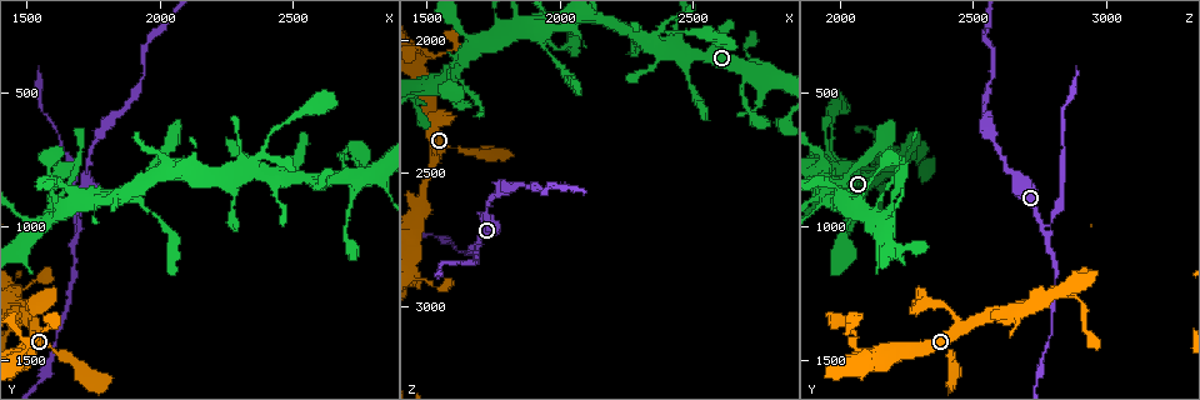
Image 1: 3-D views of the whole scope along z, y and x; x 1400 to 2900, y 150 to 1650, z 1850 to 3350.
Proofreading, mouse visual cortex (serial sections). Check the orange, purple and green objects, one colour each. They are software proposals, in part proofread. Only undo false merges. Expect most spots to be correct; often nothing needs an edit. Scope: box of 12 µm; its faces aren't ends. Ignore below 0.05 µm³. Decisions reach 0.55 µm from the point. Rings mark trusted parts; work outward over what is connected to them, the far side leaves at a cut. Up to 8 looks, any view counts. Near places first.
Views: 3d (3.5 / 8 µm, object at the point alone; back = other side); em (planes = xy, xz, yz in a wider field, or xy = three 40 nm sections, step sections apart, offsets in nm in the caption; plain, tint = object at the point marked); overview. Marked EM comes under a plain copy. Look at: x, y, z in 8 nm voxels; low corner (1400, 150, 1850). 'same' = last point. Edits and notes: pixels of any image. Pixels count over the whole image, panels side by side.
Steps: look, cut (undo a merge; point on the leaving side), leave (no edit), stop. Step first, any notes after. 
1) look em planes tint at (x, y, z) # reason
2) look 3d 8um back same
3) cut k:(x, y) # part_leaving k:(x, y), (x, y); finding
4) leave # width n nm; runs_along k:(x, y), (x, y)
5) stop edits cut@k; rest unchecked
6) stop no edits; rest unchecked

look 3d 3.5um at (1640, 850, 2180)

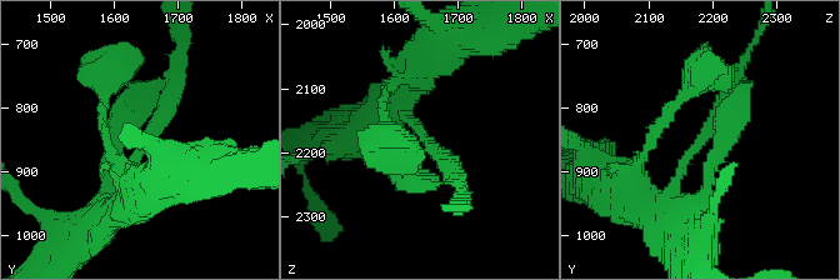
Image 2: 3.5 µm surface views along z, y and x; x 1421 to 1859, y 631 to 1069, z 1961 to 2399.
look em xy step 1 tint at (1650, 855, 2180) # arm_widths 200, 250 nm

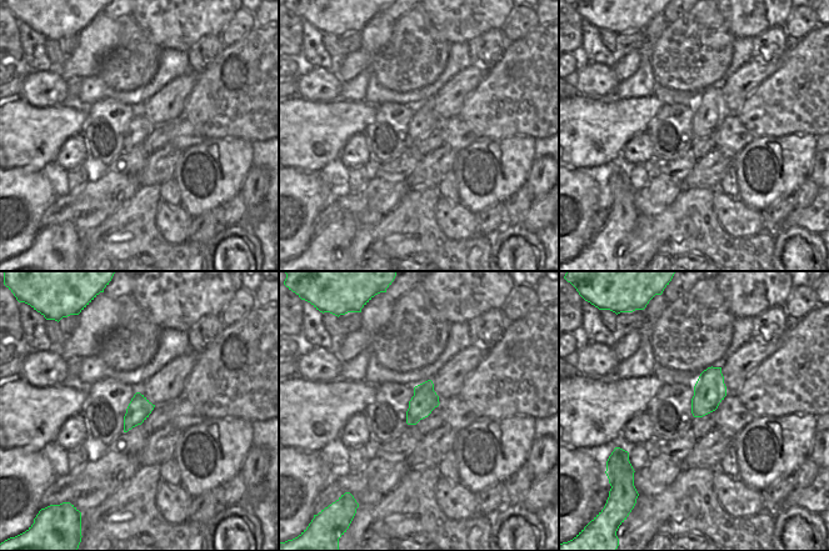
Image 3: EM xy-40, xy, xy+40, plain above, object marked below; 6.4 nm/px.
leave # width 160 nm; runs_along 2:(656, 204), (736, 78); one cell here

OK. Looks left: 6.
look 3d 3.5um at (1600, 1380, 2050)

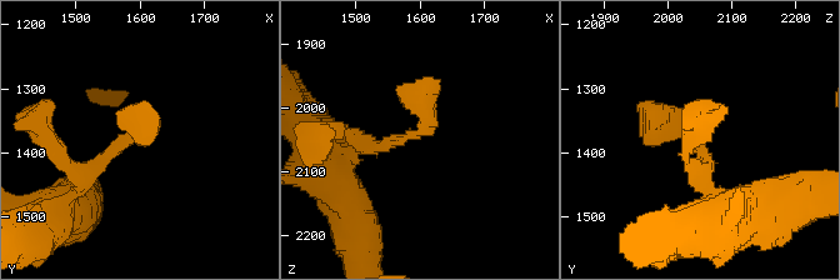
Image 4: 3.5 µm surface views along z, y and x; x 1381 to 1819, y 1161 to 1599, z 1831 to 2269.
look em planes tint at (1585, 1370, 2040) # now the EM

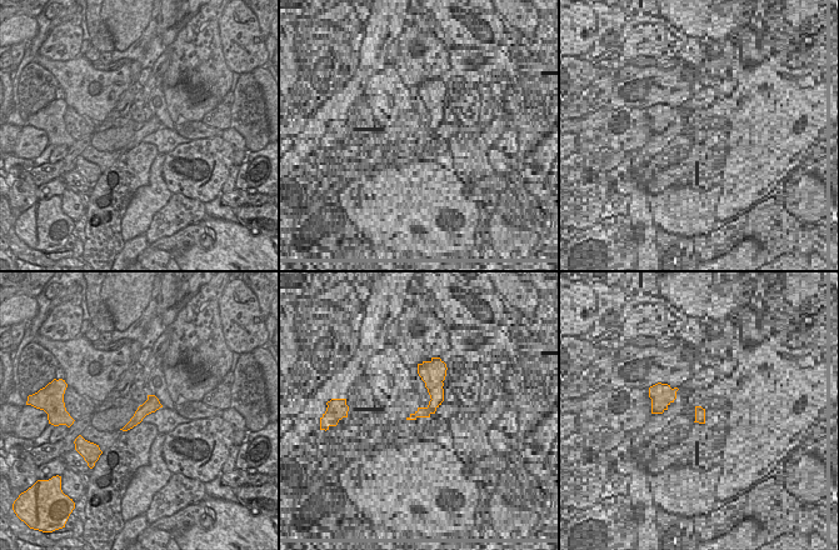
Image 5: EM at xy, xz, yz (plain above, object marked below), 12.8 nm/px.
leave # one cell here

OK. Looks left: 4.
look 3d 3.5um back at (1700, 1030, 2770) # side arm on a straight run

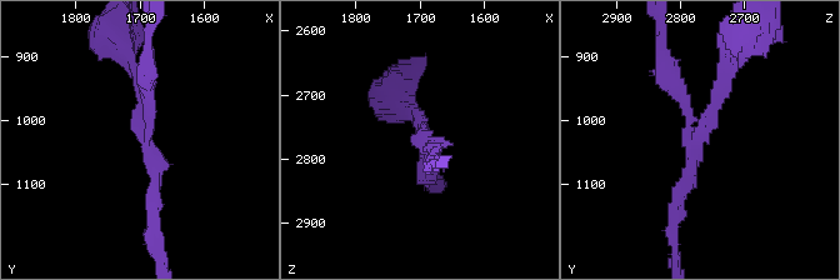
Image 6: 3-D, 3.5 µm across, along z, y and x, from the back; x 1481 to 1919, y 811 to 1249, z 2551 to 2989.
look em xy step 1 tint at (1695, 1020, 2770) # arms 3; arm_widths 150, 200, 200 nm; shape alone is not enough

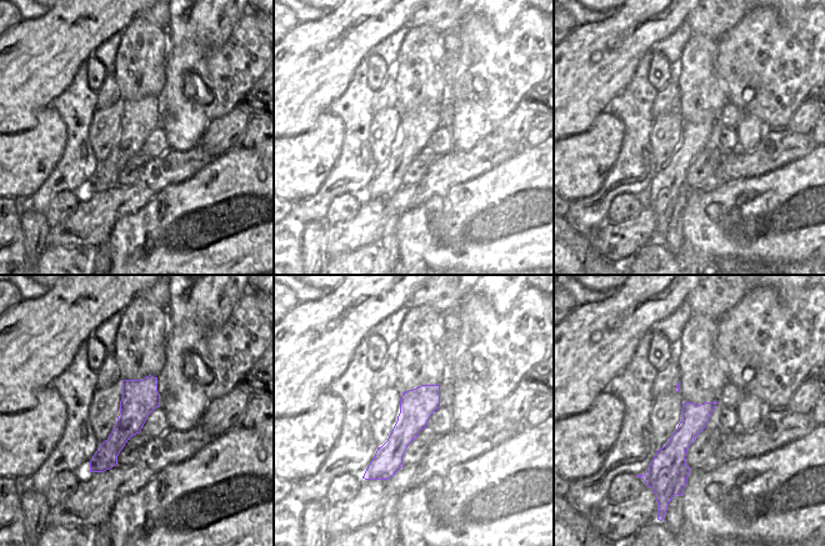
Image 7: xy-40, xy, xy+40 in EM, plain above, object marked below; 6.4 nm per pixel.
cut 6:(669, 86) # two cells meet here

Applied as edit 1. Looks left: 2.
stop edits cut@6; rest unchecked

